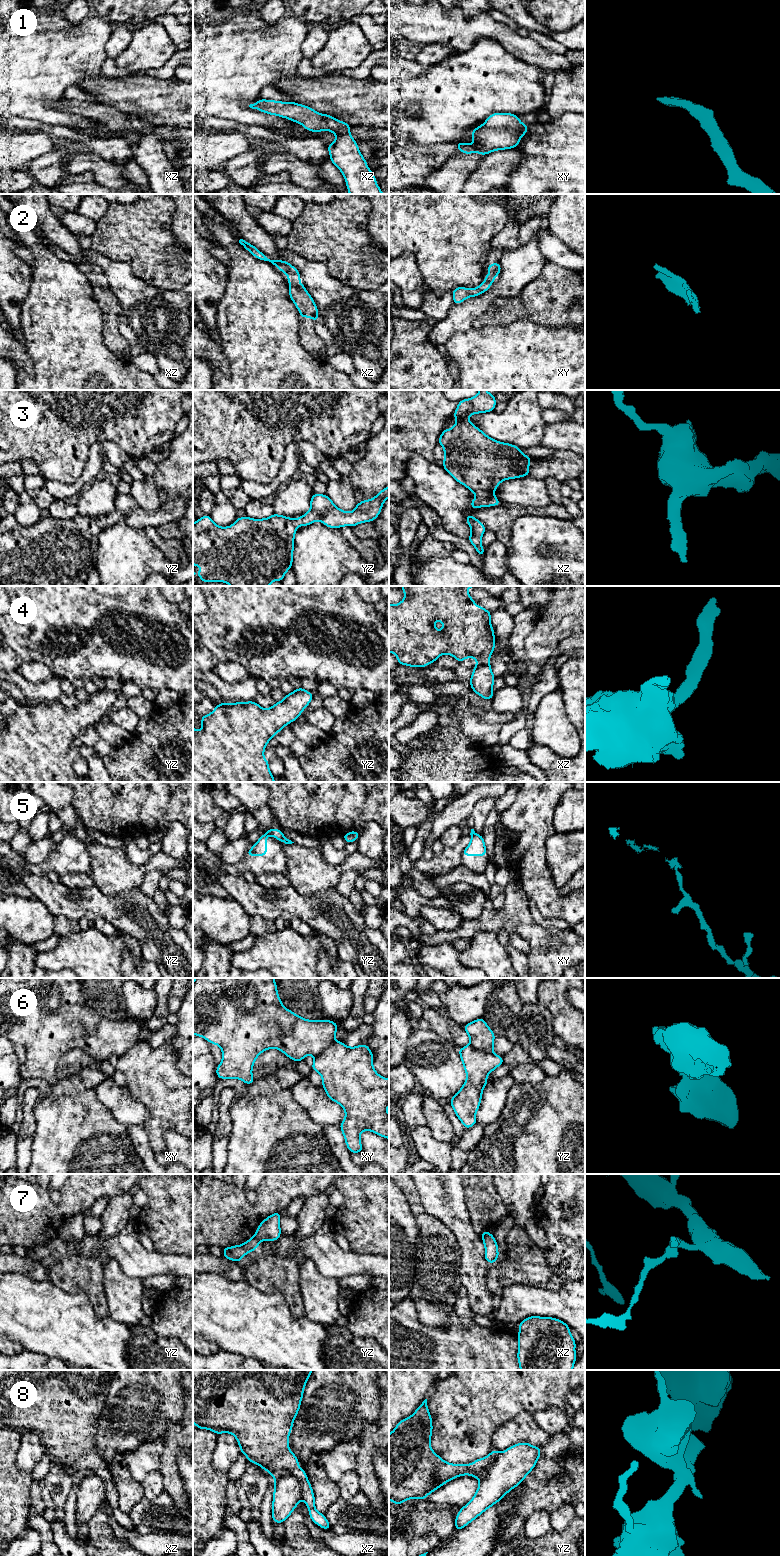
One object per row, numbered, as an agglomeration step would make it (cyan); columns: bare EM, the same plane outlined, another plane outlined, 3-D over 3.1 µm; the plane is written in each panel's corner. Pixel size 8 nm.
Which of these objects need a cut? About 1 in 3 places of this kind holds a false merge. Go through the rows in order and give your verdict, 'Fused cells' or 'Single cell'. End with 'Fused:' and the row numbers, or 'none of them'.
1: Single cell
2: Single cell
3: Single cell
4: Single cell
5: Fused cells
6: Fused cells
7: Fused cells
8: Fused cells
Fused: 5, 6, 7, 8

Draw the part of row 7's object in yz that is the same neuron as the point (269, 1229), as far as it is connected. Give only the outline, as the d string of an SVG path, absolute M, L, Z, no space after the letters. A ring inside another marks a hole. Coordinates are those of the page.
M275 1212L259 1224L254 1235L258 1243L265 1240L277 1241L280 1238L282 1234L280 1228L280 1219L280 1212Z

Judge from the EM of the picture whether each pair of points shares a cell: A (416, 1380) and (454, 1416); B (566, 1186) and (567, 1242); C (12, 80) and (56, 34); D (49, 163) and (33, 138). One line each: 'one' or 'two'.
A: two
B: one
C: one
D: two

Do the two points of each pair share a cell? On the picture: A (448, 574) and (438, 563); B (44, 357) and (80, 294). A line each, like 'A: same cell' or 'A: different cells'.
A: same cell
B: same cell

